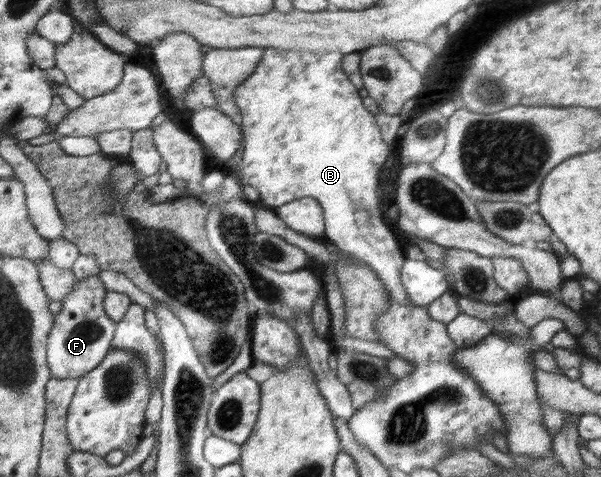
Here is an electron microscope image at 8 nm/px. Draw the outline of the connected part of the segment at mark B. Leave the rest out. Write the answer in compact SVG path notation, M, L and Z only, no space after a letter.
M265 47L263 51L255 72L234 89L234 102L242 114L244 134L241 165L238 166L242 186L255 187L260 193L259 199L270 209L297 199L316 199L323 208L323 237L341 251L364 260L390 289L396 303L416 309L420 305L410 300L400 278L406 255L392 232L391 219L380 210L381 203L376 196L380 183L378 171L384 165L390 148L382 140L375 114L364 107L364 100L358 94L359 88L350 82L343 71L345 55L340 50L314 54L300 48Z

